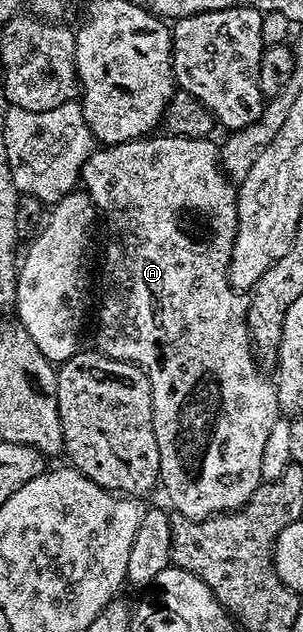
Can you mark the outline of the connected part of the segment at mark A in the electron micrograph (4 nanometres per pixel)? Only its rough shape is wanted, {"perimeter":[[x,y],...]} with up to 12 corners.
{"perimeter":[[211,138],[103,146],[98,351],[146,371],[190,520],[281,418]]}

